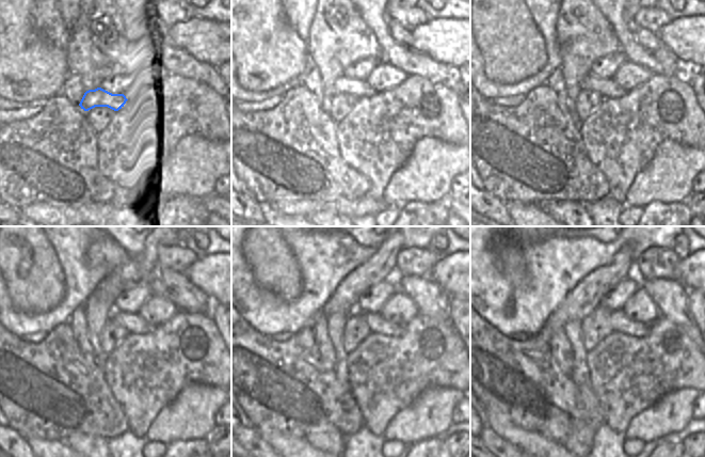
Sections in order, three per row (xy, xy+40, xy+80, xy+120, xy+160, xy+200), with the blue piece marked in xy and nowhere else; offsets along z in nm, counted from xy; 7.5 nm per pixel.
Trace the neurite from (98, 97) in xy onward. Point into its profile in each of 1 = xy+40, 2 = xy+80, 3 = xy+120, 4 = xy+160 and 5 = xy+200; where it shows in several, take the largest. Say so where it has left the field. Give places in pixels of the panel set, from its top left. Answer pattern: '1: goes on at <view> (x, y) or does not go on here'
1: goes on at xy+40 (358, 89)
2: goes on at xy+80 (607, 88)
3: goes on at xy+120 (133, 324)
4: goes on at xy+160 (377, 324)
5: goes on at xy+200 (620, 322)

